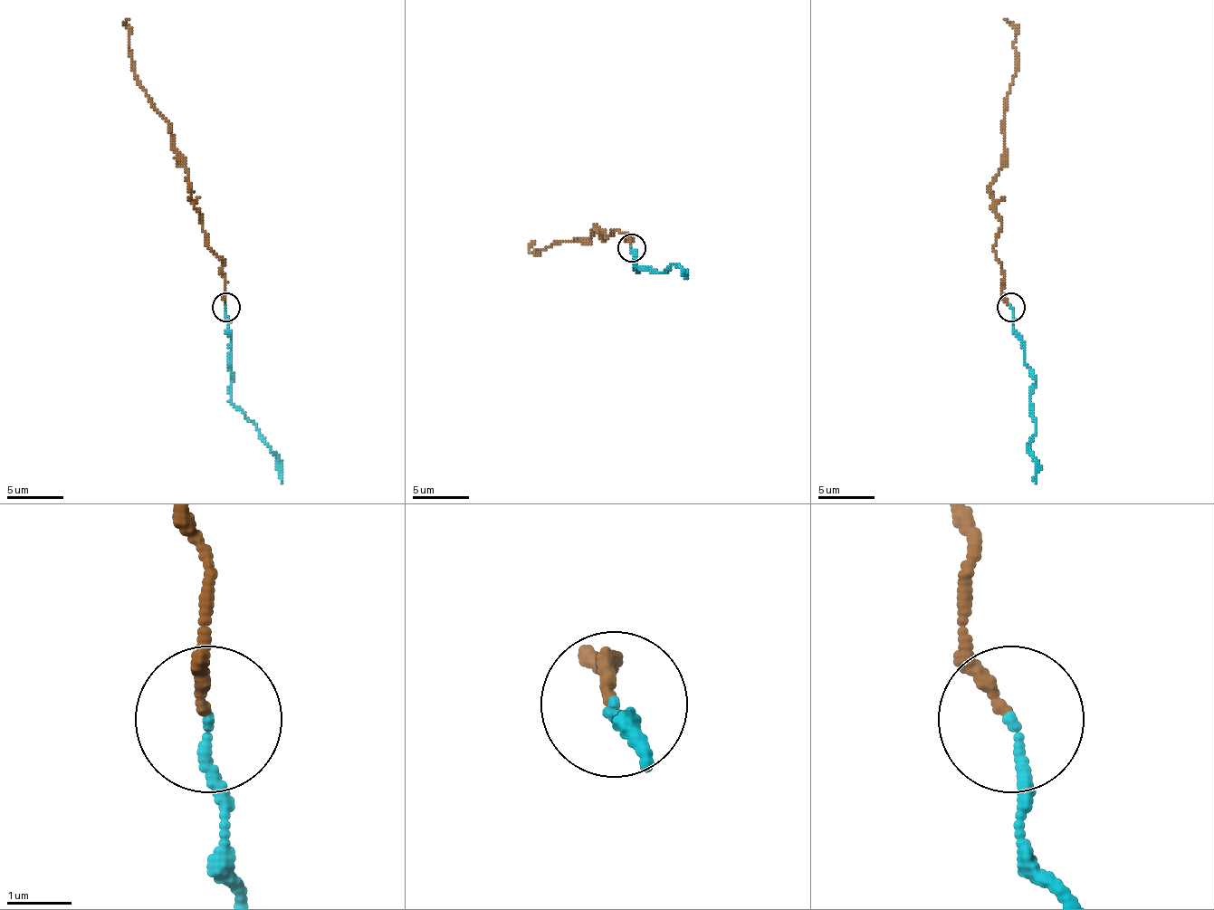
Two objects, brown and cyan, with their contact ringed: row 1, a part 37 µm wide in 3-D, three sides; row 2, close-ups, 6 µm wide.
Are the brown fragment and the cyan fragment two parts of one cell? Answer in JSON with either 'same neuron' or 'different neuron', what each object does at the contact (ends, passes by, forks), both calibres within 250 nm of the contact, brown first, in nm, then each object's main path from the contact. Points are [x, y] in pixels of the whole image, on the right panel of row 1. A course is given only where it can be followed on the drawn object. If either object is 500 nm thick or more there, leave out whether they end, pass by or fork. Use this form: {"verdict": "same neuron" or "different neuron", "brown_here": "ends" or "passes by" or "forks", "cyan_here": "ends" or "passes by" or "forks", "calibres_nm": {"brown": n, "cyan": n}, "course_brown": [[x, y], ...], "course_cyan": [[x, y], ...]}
{"verdict": "different neuron", "brown_here": "ends", "cyan_here": "ends", "calibres_nm": {"brown": 170, "cyan": 140}, "course_brown": [[1010, 305], [993, 248], [1001, 228], [990, 183], [1001, 167], [1004, 107], [1016, 73], [1016, 28], [1004, 19]], "course_cyan": [[1010, 308], [1013, 333], [1036, 381], [1029, 401], [1036, 426], [1027, 449], [1036, 460], [1036, 483]]}

